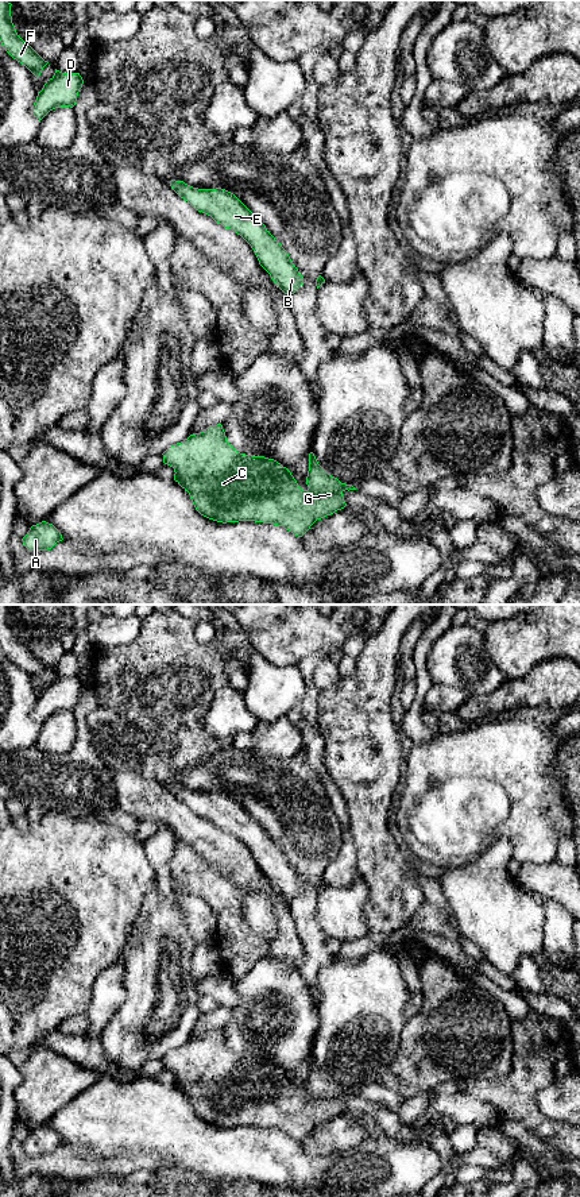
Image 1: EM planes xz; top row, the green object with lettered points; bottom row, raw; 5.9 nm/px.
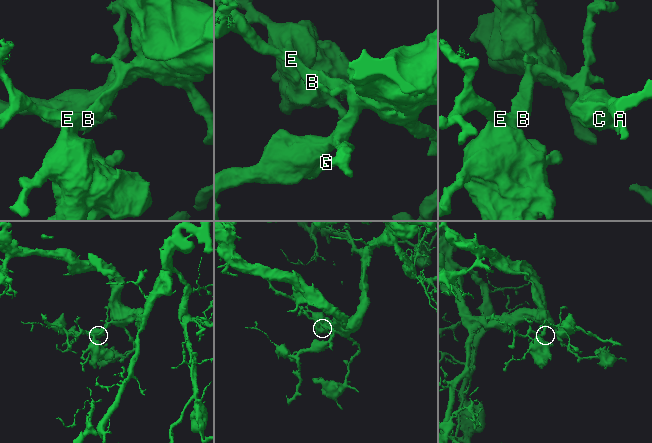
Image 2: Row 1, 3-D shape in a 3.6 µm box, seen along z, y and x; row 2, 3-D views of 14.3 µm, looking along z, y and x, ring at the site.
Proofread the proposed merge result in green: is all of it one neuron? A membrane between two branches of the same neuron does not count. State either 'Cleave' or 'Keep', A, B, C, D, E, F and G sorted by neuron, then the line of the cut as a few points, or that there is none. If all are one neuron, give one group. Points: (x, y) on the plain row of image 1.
Keep. Groups: A B C D E F G. No split

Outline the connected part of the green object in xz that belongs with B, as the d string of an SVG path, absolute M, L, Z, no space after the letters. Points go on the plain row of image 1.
M175 784L170 785L170 791L196 815L240 839L254 854L259 869L285 899L291 900L301 892L303 881L287 856L233 798L221 792L198 794Z

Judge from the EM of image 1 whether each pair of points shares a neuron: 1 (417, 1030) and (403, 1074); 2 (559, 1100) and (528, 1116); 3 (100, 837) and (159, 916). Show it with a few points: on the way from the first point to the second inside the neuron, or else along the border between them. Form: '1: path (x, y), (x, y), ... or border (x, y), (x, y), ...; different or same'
1: path (413, 1041), (413, 1064); same
2: border (553, 1081), (538, 1092), (537, 1107), (565, 1123); different
3: border (155, 884), (146, 895), (132, 926); different

